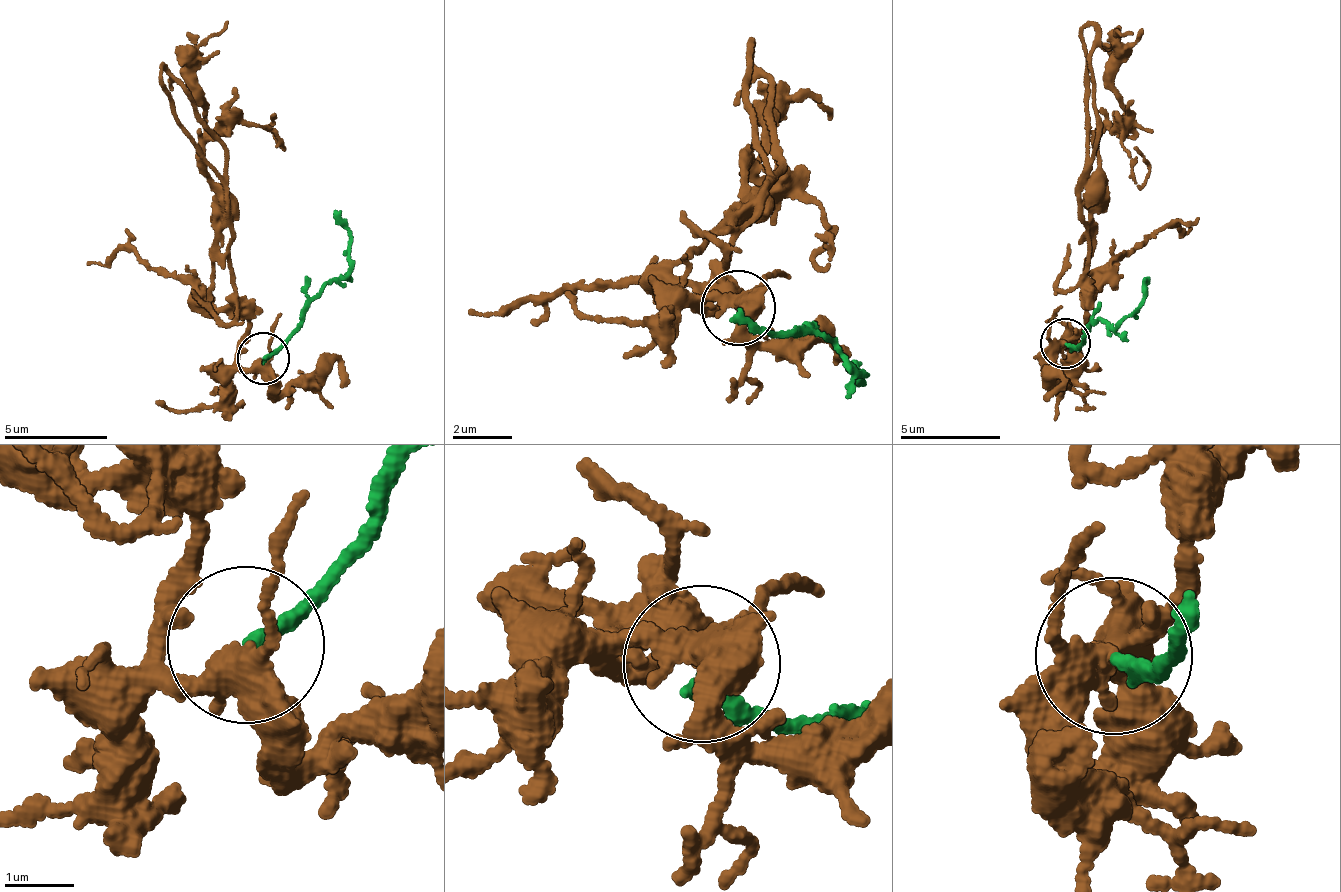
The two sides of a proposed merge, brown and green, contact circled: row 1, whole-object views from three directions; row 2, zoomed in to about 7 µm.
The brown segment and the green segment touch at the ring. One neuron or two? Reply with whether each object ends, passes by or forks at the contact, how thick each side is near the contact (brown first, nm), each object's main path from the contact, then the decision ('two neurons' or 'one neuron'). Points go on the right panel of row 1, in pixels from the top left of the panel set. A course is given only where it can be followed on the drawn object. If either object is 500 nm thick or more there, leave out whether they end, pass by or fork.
brown forks; green ends; calibres 320 and 240 nm; course brown (1067, 342), (1062, 341), (1083, 325), (1096, 129), (1095, 81), (1115, 56), (1115, 38), (1132, 31); course green (1067, 342), (1082, 341), (1094, 323), (1118, 323), (1138, 306), (1146, 276); one neuron

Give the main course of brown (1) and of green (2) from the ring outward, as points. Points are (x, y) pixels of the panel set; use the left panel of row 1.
1: (262, 356), (244, 367), (238, 356), (246, 303), (222, 237), (223, 141), (196, 106), (198, 51), (226, 20)
2: (262, 356), (295, 331), (321, 293), (346, 268), (348, 239), (340, 208)

